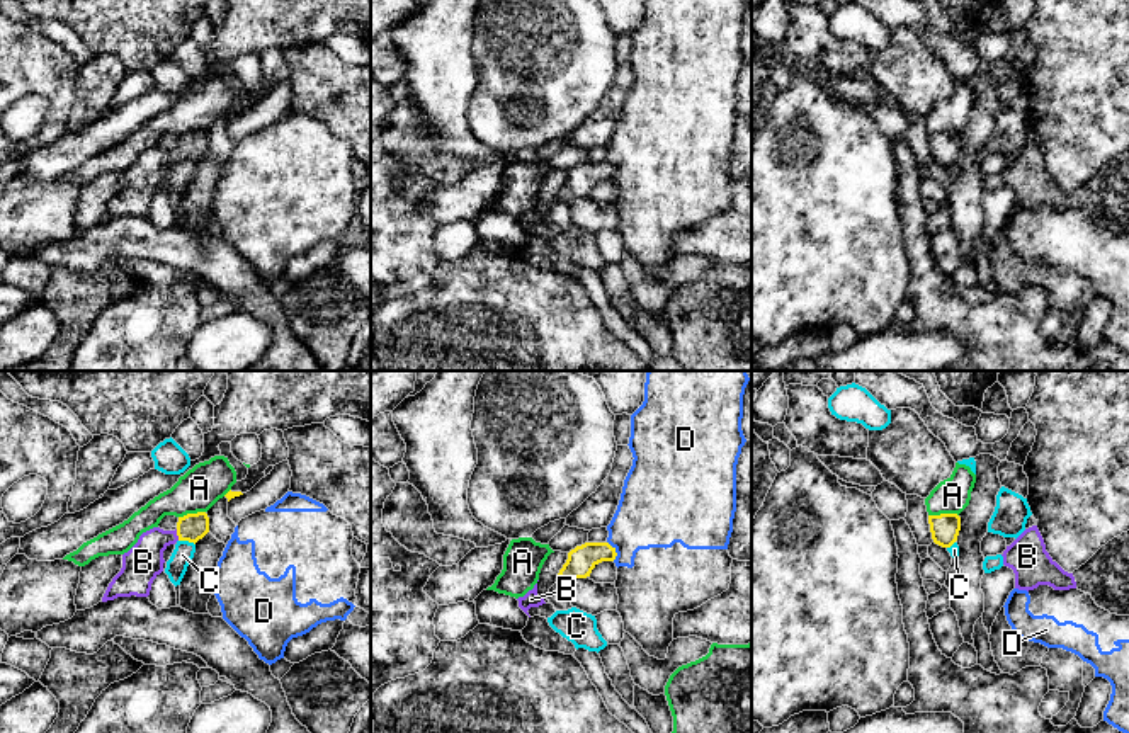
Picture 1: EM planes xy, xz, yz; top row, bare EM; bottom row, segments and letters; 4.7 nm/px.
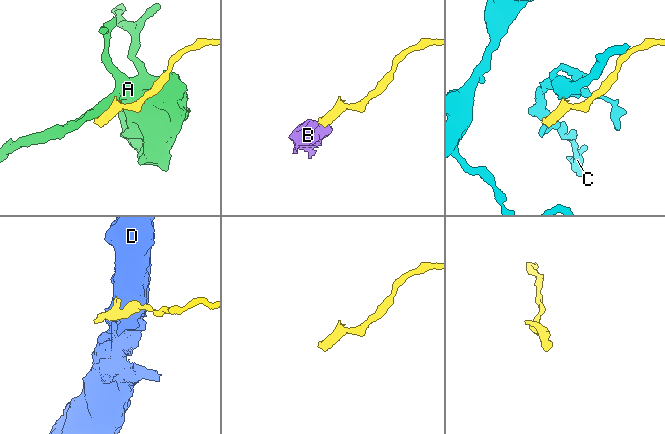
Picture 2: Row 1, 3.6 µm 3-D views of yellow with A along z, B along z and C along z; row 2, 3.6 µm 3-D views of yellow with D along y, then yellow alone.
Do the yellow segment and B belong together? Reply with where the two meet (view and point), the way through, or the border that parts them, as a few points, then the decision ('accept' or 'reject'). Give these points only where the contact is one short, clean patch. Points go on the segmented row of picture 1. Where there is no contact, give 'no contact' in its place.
xy (177, 534) | across xy (191, 528), (177, 534), (169, 536), (143, 562) | accept

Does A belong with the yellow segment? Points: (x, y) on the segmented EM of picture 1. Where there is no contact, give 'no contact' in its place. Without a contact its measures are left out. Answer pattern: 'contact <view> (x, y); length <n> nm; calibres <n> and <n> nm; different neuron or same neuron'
contact yz (942, 514); length 140 nm; calibres 140 and 170 nm; different neuron

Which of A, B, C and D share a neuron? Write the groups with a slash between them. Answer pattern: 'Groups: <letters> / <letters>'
Groups: A / B / C / D

